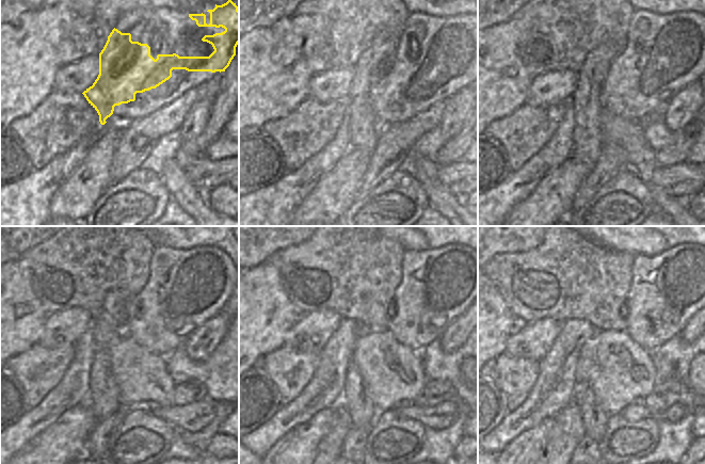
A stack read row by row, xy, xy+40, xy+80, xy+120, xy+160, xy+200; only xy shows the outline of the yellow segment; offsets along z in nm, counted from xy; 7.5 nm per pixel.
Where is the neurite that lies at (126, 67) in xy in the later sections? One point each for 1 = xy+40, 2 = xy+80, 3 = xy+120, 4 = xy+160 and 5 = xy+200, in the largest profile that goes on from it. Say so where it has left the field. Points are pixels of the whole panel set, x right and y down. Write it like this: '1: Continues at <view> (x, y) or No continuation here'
1: Continues at xy+40 (372, 70)
2: Continues at xy+80 (611, 73)
3: Continues at xy+120 (217, 286)
4: Continues at xy+160 (455, 287)
5: Continues at xy+200 (694, 284).

